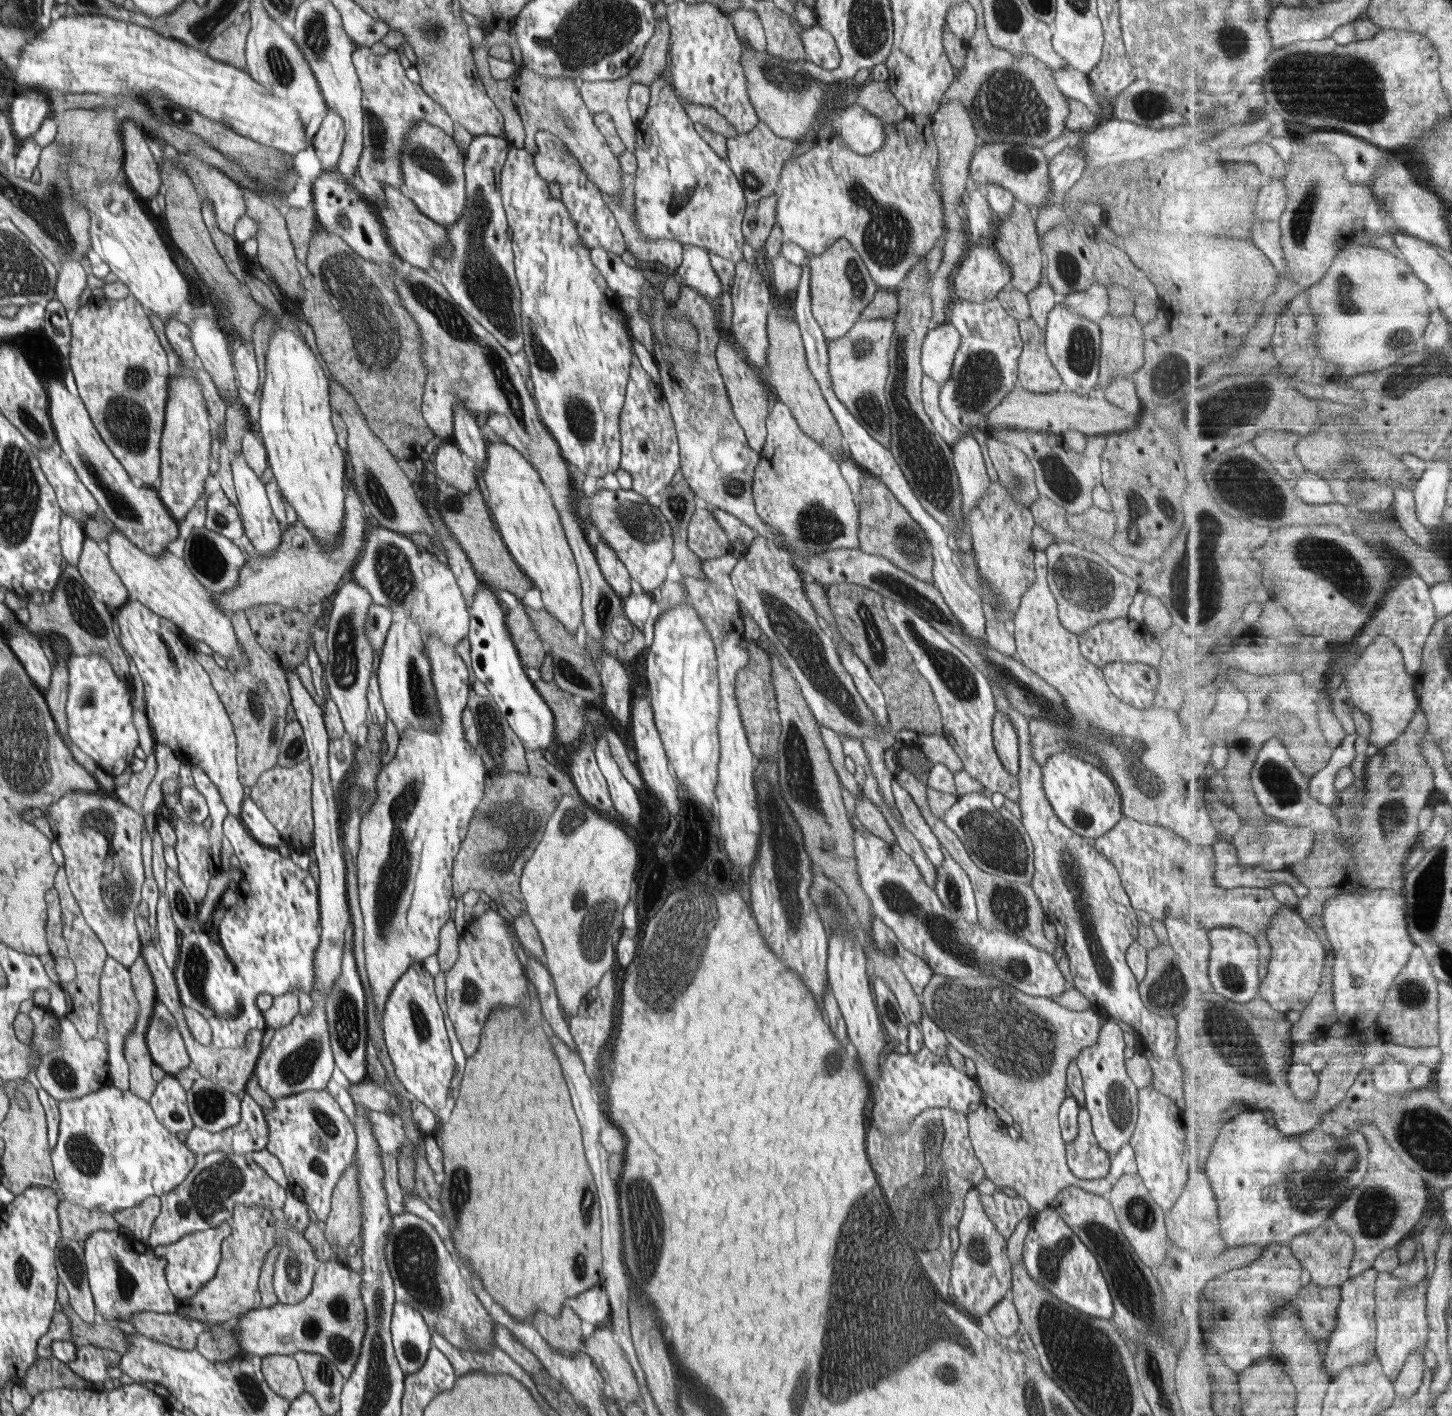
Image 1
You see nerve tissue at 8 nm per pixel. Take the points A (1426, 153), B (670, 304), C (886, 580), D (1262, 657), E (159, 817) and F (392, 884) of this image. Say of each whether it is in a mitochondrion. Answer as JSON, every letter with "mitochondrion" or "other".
{"A":"other","B":"other","C":"mitochondrion","D":"other","E":"other","F":"mitochondrion"}

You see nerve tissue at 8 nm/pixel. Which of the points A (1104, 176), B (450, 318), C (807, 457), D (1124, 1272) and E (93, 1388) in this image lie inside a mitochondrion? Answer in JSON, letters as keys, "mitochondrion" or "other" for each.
{"A":"other","B":"mitochondrion","C":"other","D":"mitochondrion","E":"other"}

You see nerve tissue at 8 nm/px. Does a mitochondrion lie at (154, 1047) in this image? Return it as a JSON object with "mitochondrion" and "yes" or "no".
{"mitochondrion":"no"}

